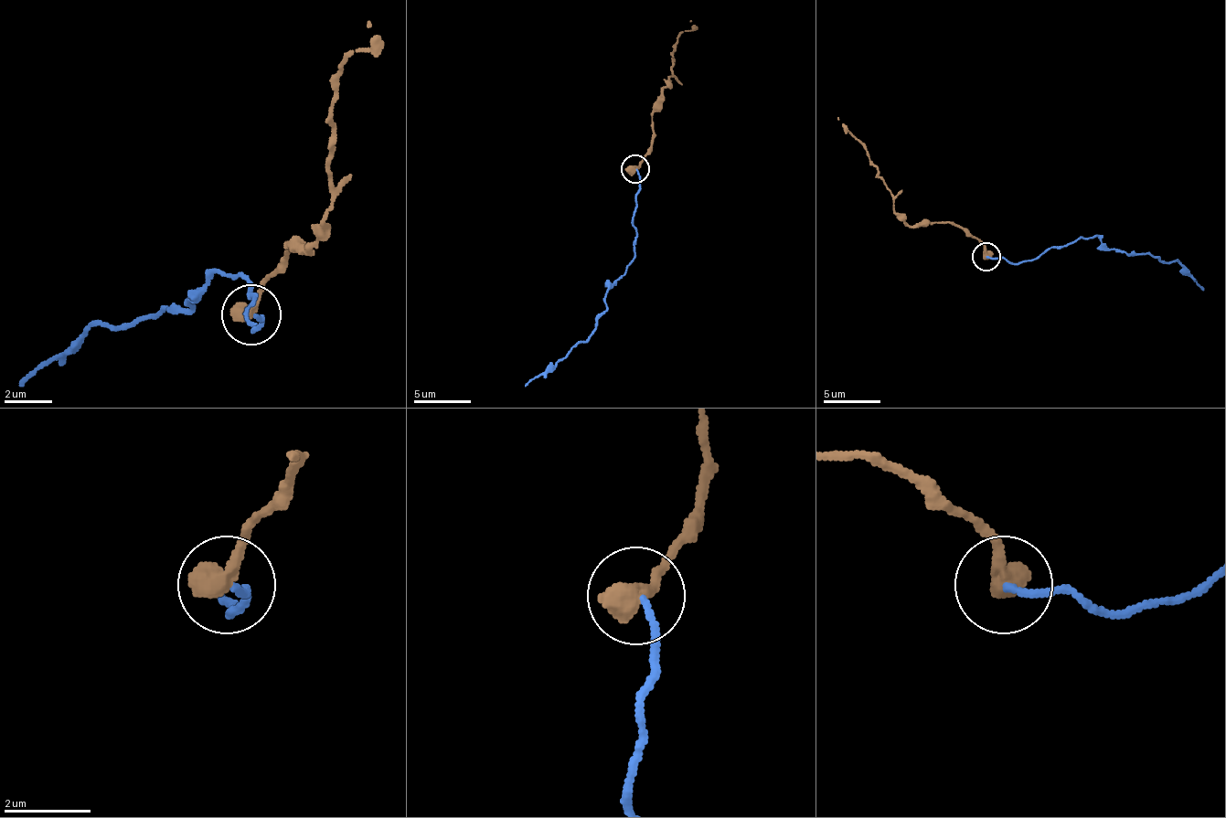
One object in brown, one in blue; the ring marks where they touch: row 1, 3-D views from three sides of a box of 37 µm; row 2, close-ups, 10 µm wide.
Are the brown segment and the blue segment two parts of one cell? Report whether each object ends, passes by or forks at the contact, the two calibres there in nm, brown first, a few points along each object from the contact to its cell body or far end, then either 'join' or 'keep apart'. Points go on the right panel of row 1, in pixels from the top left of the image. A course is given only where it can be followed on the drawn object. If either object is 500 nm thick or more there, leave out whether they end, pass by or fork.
600 nm thick on the brown side, 140 nm on the other; brown runs (986, 257), (981, 242), (950, 223), (910, 226), (892, 203), (884, 180), (838, 117); blue runs (986, 257), (1027, 262), (1038, 260), (1050, 249), (1092, 237), (1112, 249), (1178, 262), (1203, 291); join

